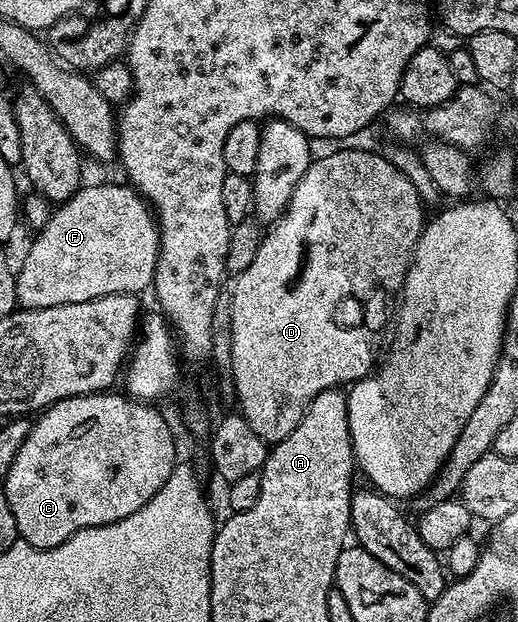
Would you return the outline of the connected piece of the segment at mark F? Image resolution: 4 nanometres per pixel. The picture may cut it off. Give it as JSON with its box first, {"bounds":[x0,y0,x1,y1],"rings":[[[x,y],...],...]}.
{"bounds":[16,186,160,309],"rings":[[[81,186],[49,214],[48,224],[35,232],[36,240],[16,271],[16,301],[21,308],[46,309],[151,288],[160,252],[160,228],[144,196],[123,186]]]}

